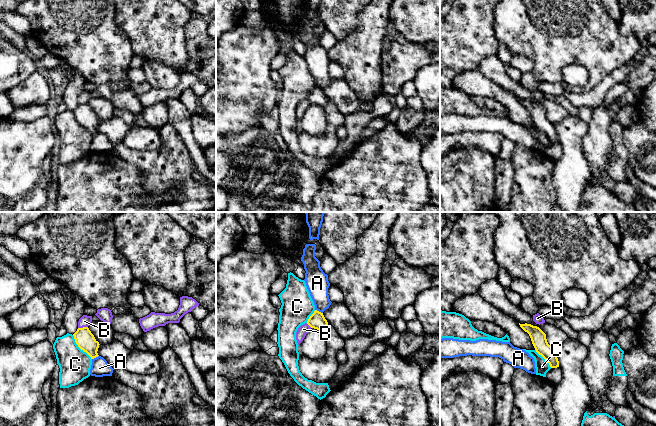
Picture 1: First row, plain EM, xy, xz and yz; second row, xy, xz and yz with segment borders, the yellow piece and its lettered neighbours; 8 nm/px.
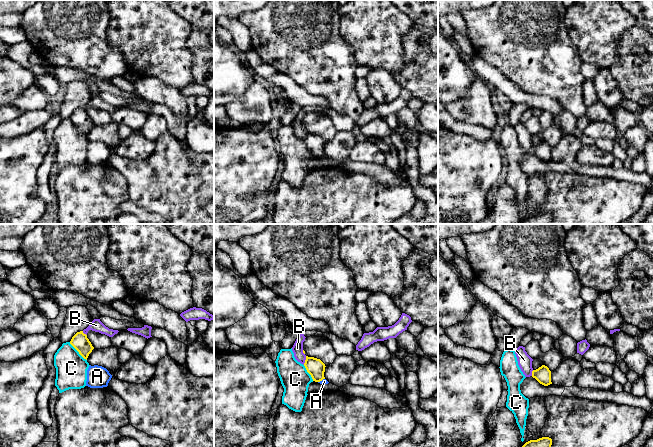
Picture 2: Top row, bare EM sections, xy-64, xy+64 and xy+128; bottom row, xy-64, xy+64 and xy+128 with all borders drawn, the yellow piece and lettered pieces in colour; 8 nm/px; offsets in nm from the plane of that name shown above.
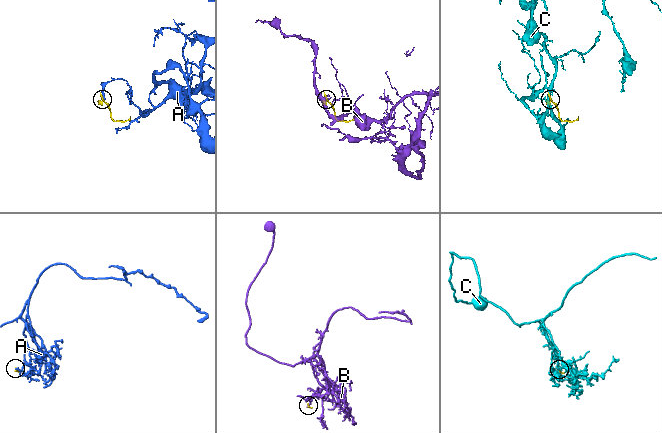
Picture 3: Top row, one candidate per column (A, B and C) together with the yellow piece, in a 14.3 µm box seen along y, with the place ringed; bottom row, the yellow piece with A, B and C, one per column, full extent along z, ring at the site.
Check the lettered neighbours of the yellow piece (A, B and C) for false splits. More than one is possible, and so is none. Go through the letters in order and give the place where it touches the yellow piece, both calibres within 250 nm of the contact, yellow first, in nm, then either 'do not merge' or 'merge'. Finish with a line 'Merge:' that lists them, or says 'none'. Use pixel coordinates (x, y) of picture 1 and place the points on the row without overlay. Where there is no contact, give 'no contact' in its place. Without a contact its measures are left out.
A: meets yellow in xz at (318, 87); 130 nm thick on the yellow side, 180 nm on the other; merge
B: meets yellow in xy at (83, 103); 150 nm thick on the yellow side, 90 nm on the other; do not merge
C: meets yellow in xy at (80, 124); 150 nm thick on the yellow side, 260 nm on the other; do not merge
Merge: A

